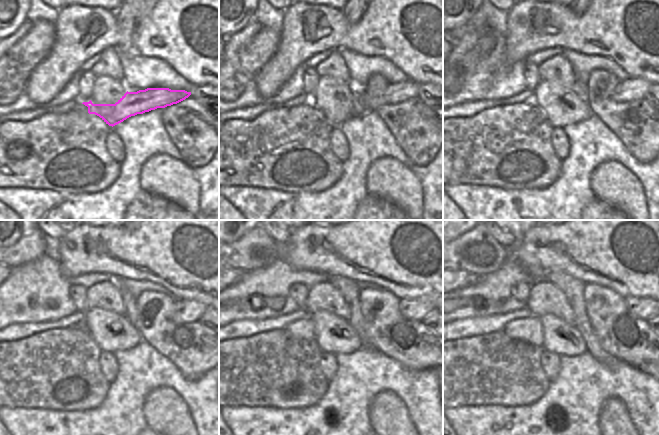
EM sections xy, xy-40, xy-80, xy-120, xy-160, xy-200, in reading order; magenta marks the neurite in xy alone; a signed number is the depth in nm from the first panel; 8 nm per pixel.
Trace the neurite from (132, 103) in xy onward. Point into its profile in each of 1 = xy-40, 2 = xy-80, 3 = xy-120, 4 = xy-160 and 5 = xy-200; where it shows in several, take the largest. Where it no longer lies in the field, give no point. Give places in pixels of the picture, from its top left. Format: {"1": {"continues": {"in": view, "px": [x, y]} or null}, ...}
{"1": {"continues": {"in": "xy-40", "px": [397, 93]}}, "2": {"continues": {"in": "xy-80", "px": [630, 89]}}, "3": {"continues": {"in": "xy-120", "px": [185, 311]}}, "4": {"continues": {"in": "xy-160", "px": [411, 309]}}, "5": {"continues": {"in": "xy-200", "px": [644, 308]}}}

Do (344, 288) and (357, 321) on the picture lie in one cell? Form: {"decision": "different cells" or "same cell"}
{"decision": "same cell"}

